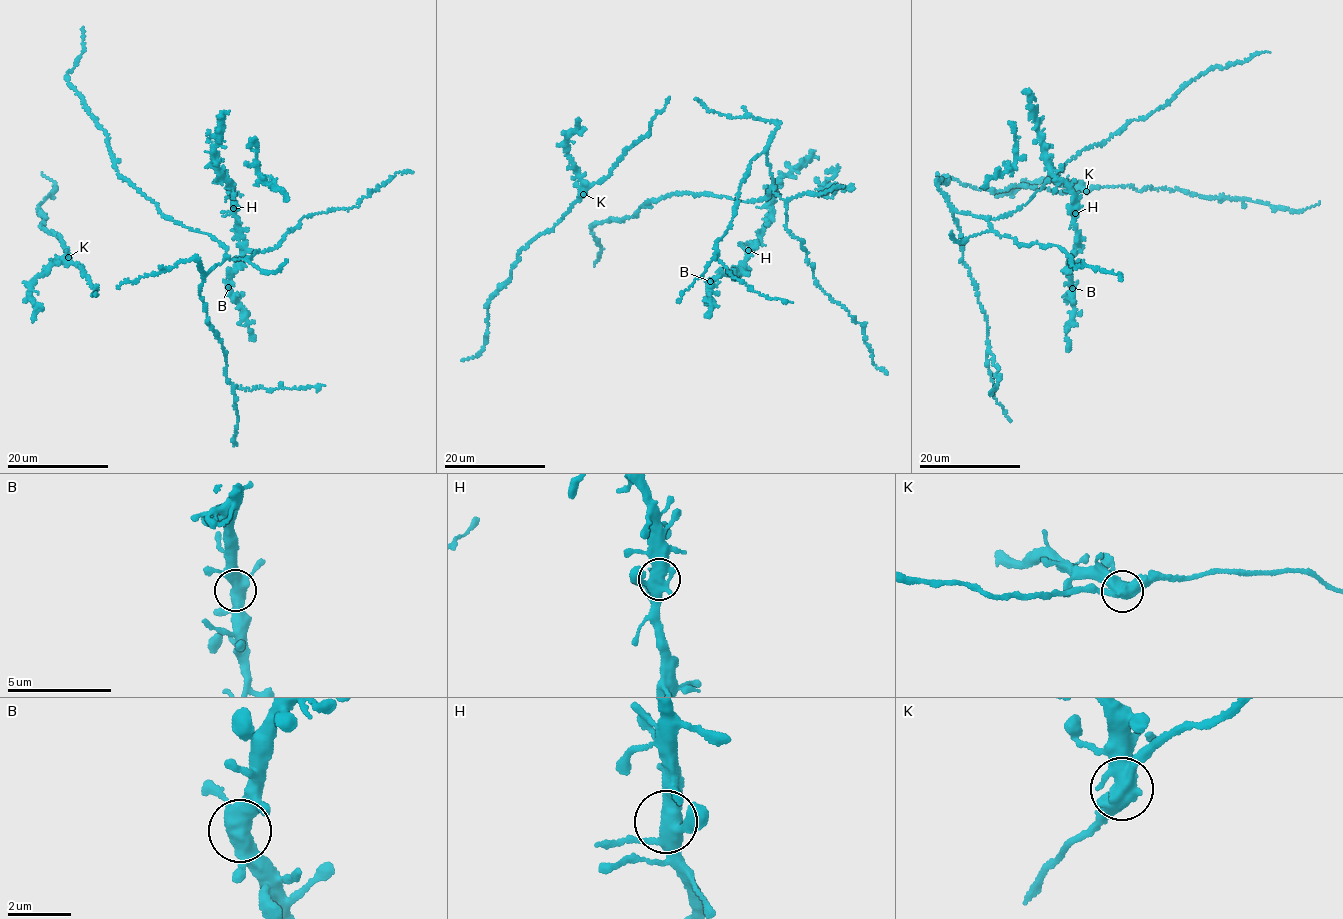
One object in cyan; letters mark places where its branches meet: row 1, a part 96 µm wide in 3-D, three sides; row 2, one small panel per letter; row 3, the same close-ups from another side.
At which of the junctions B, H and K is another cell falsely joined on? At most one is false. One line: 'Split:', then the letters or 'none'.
Split: K

